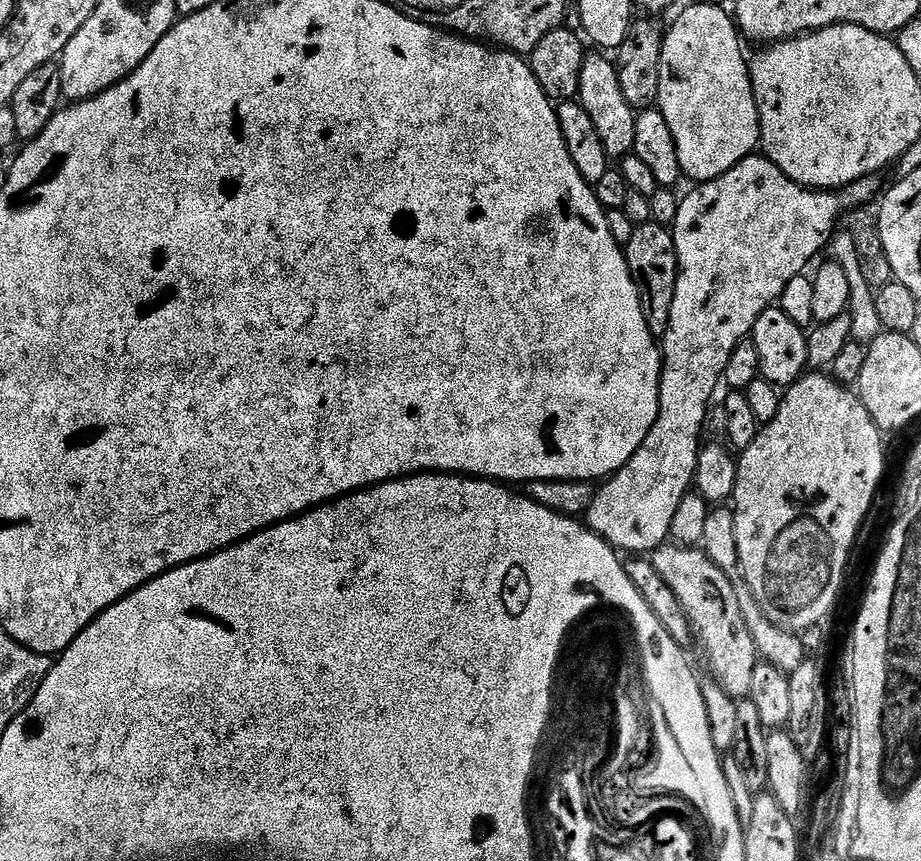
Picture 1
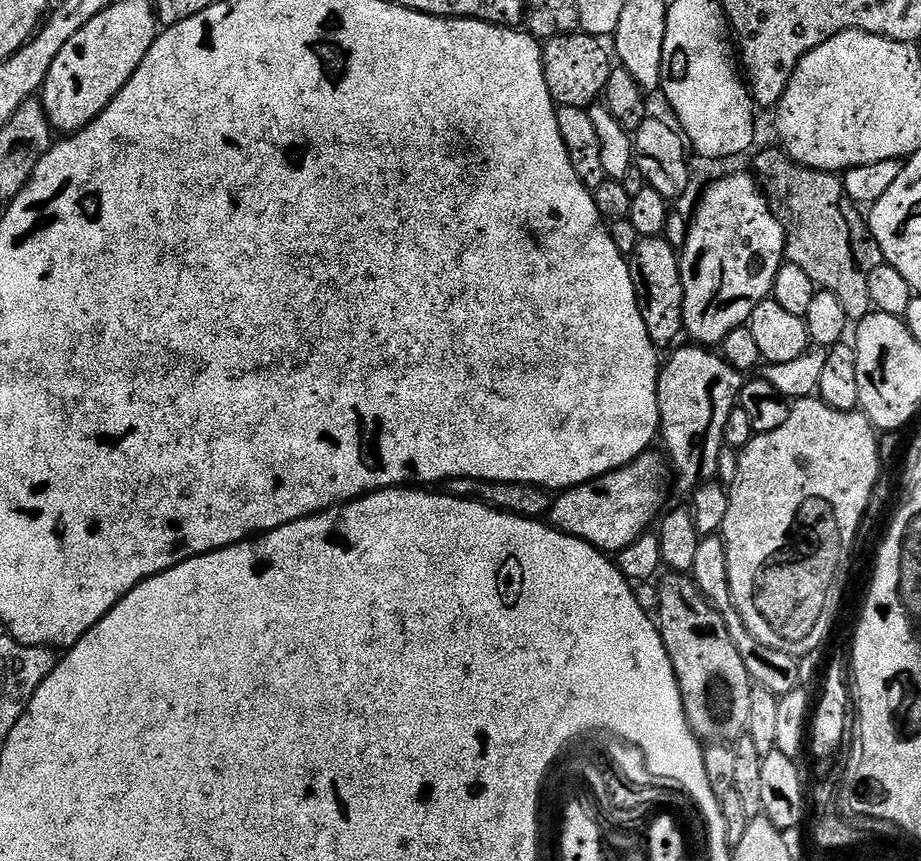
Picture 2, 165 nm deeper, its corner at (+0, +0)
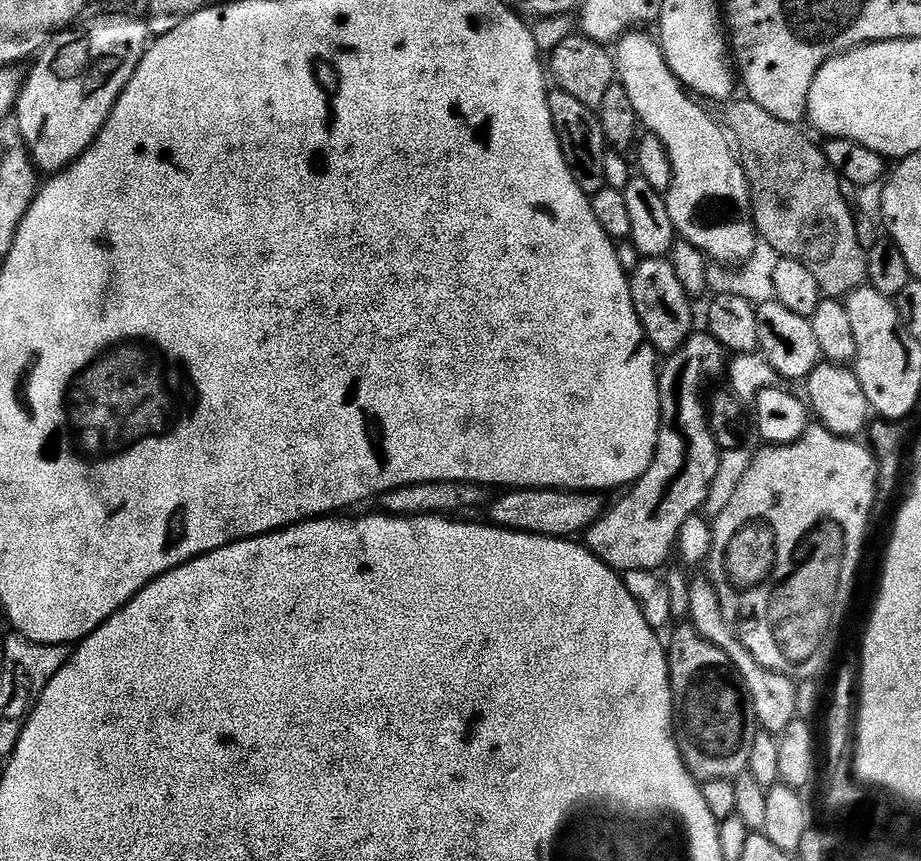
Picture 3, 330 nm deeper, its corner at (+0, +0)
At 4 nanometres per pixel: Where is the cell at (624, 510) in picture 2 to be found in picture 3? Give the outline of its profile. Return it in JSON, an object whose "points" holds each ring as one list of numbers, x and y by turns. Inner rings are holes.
{"points":[[554,488,508,490,491,501,487,519,497,528,529,532,535,536,576,538,588,531,606,511,605,497,595,492,565,492]]}

